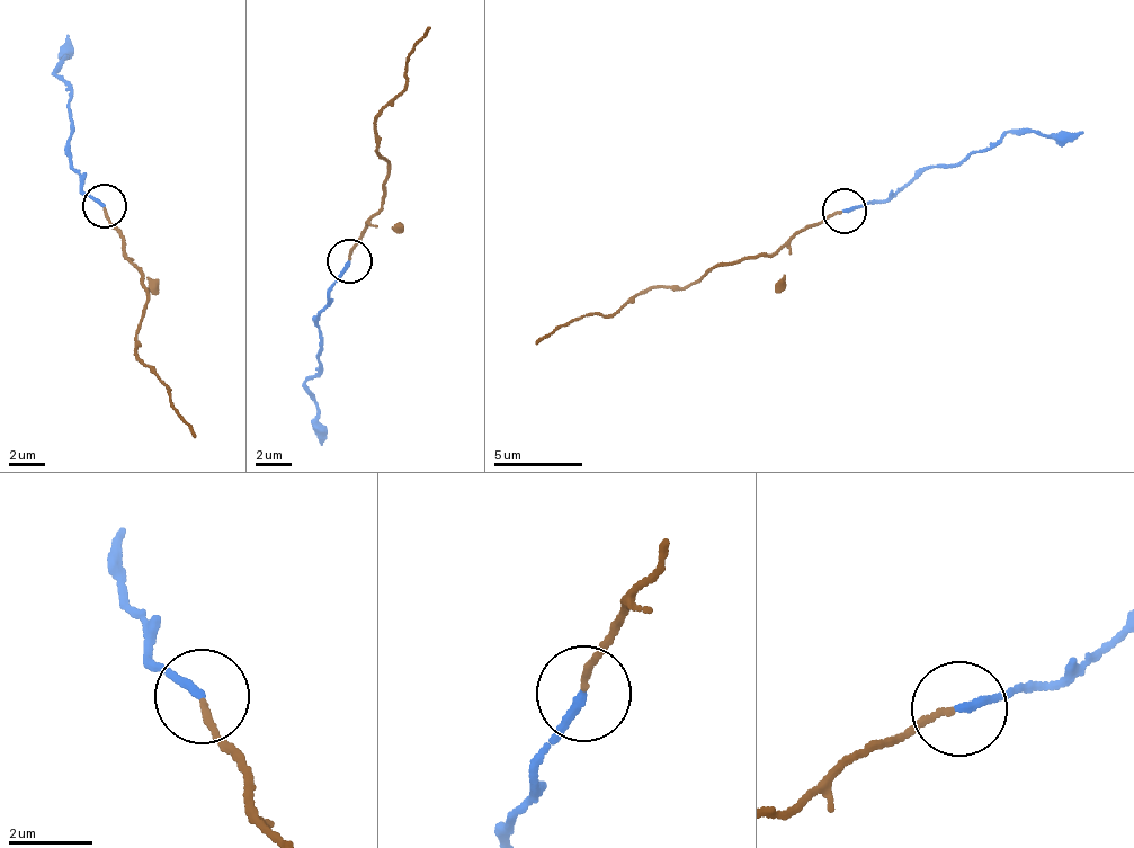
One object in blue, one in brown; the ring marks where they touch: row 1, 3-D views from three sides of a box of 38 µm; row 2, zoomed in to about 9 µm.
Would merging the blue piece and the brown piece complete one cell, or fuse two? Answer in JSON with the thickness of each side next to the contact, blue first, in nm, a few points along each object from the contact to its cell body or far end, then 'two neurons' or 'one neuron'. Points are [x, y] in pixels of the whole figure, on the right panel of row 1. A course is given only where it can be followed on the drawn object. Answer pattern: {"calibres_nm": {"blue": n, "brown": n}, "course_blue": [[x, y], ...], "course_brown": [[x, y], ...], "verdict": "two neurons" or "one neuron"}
{"calibres_nm": {"blue": 190, "brown": 130}, "course_blue": [[842, 212], [890, 202], [934, 164], [961, 166], [991, 150], [1009, 132], [1085, 132]], "course_brown": [[842, 212], [791, 235], [769, 256], [721, 262], [685, 285], [650, 286], [612, 314], [559, 323], [537, 344]], "verdict": "two neurons"}

